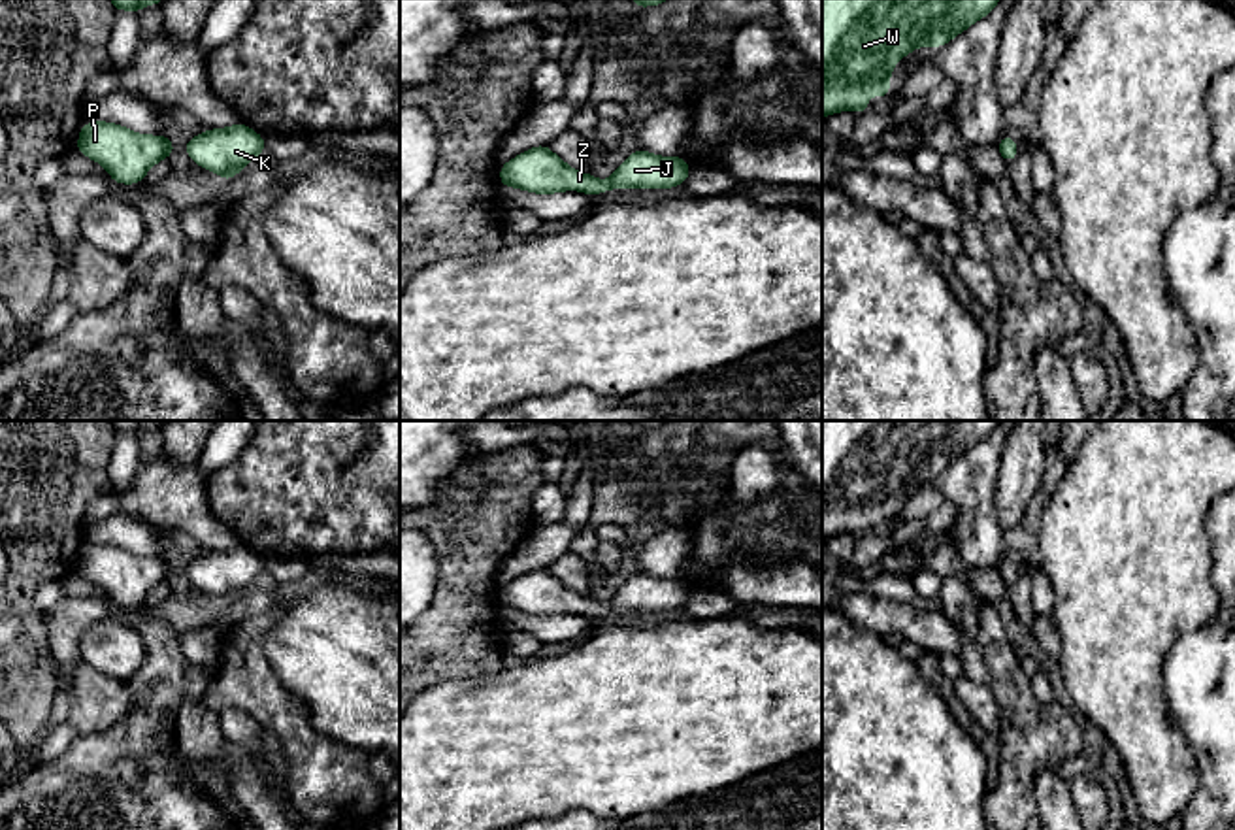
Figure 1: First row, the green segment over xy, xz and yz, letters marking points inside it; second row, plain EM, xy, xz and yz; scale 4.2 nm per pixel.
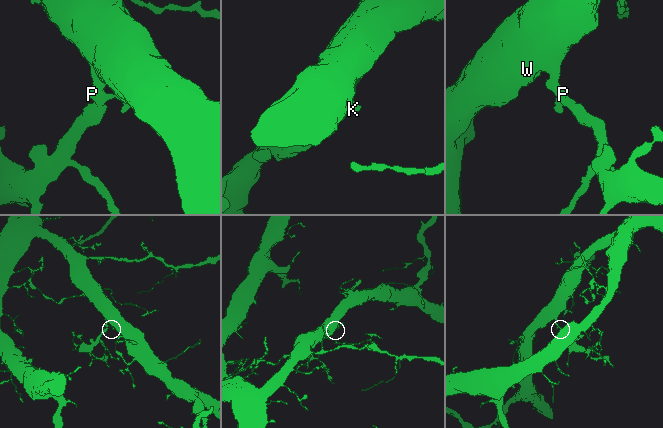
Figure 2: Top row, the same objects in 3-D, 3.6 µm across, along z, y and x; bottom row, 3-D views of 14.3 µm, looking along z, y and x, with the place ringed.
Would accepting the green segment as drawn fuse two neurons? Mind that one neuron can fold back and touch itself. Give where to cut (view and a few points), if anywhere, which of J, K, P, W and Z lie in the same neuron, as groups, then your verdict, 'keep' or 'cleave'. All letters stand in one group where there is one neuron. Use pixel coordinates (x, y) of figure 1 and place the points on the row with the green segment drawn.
no cut | J K P W Z | keep

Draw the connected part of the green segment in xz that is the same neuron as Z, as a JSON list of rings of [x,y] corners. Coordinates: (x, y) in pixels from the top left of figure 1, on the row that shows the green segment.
[[[537,145],[505,162],[498,174],[505,189],[517,187],[535,194],[581,191],[596,196],[611,189],[671,189],[684,185],[690,170],[681,157],[658,157],[637,149],[609,179],[600,181],[568,166],[549,145]]]

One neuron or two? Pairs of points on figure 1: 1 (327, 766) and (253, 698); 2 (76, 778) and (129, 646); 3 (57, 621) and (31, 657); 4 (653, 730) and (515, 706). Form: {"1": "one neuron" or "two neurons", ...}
{"1": "one neuron", "2": "two neurons", "3": "two neurons", "4": "one neuron"}

